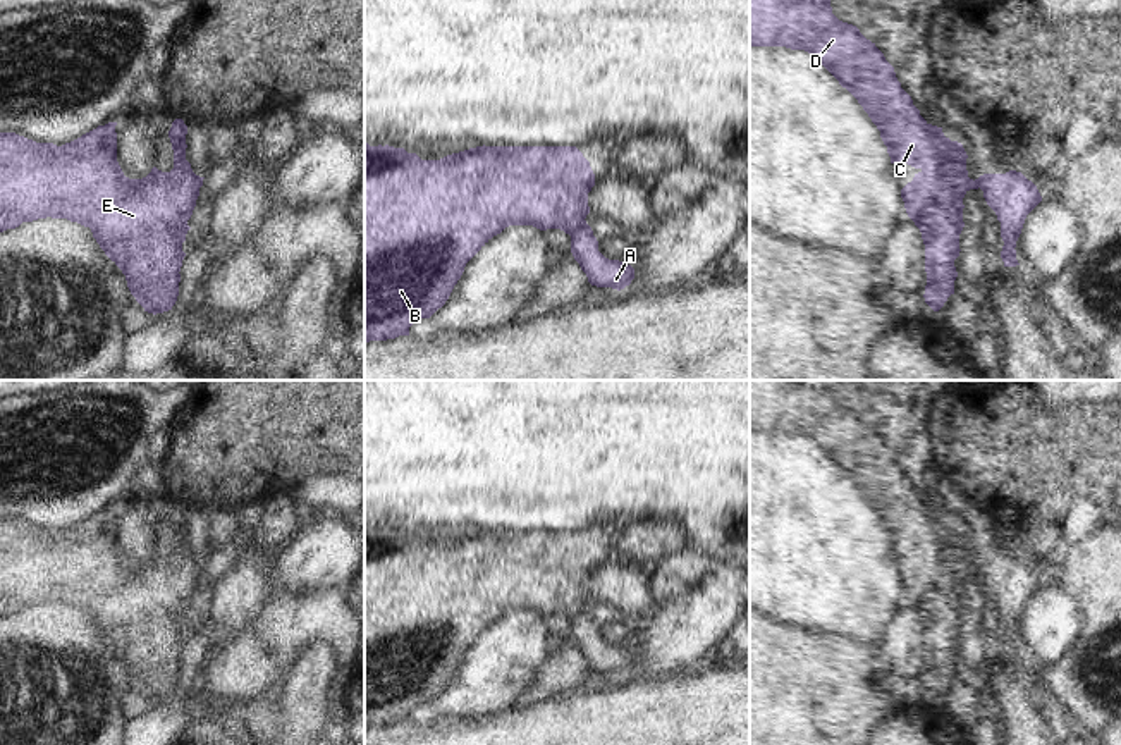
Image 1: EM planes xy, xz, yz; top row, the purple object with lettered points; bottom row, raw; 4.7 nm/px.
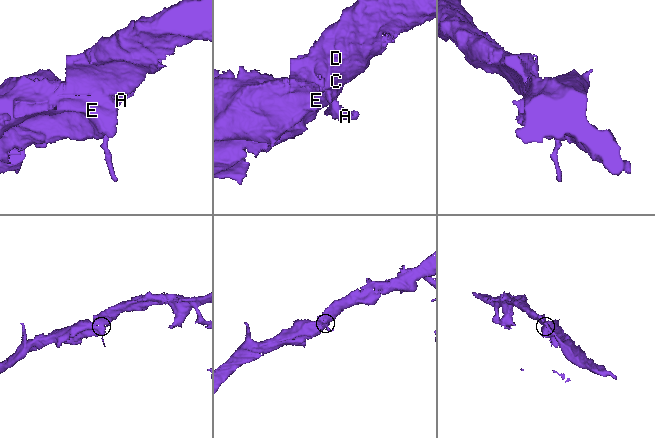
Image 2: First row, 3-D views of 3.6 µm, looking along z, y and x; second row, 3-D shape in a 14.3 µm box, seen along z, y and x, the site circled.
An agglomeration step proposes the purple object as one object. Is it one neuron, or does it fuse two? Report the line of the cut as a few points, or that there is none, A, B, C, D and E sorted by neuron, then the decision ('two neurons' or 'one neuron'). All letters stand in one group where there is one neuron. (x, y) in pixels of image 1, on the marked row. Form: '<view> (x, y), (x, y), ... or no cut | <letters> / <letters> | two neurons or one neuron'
xz (585, 222), (569, 234) | A / B C D E | two neurons

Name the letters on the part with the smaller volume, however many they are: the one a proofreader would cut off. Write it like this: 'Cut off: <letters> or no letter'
Cut off: A.

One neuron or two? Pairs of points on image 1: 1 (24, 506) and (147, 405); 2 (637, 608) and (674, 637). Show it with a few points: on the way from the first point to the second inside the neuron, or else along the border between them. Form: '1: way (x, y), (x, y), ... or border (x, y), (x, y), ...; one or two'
1: way (64, 494), (95, 472), (112, 472), (133, 444); one
2: border (650, 615), (642, 621); two

